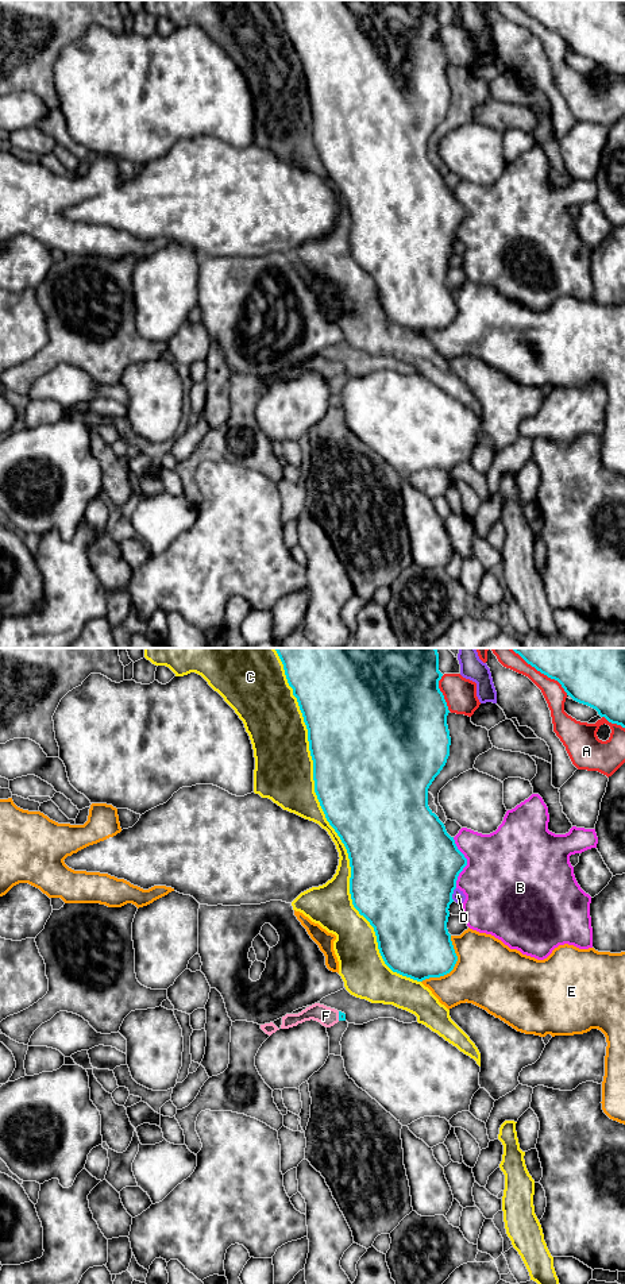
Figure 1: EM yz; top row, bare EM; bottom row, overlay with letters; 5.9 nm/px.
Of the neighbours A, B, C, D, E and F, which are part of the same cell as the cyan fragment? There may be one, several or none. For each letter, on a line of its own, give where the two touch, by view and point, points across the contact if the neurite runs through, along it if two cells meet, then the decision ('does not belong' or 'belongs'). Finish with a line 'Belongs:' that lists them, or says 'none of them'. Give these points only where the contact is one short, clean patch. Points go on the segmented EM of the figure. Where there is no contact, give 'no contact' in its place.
A: yz (540, 671) | does not belong
B: yz (466, 863) | does not belong
C: yz (330, 824) | does not belong
D: yz (452, 893) | does not belong
E: yz (452, 968) | does not belong
F: yz (339, 1015) | across yz (342, 1017), (339, 1015), (325, 1015) | belongs
Belongs: F

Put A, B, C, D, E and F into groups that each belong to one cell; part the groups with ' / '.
A / B / C / D / E / F

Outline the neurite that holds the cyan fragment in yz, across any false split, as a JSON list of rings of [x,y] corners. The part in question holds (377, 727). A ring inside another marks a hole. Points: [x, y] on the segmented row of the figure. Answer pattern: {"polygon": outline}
{"polygon": [[[274,648],[308,729],[315,793],[344,844],[354,907],[374,928],[385,964],[423,982],[450,973],[456,961],[447,929],[450,905],[467,859],[428,806],[428,788],[450,756],[450,713],[439,680],[436,648]]]}

